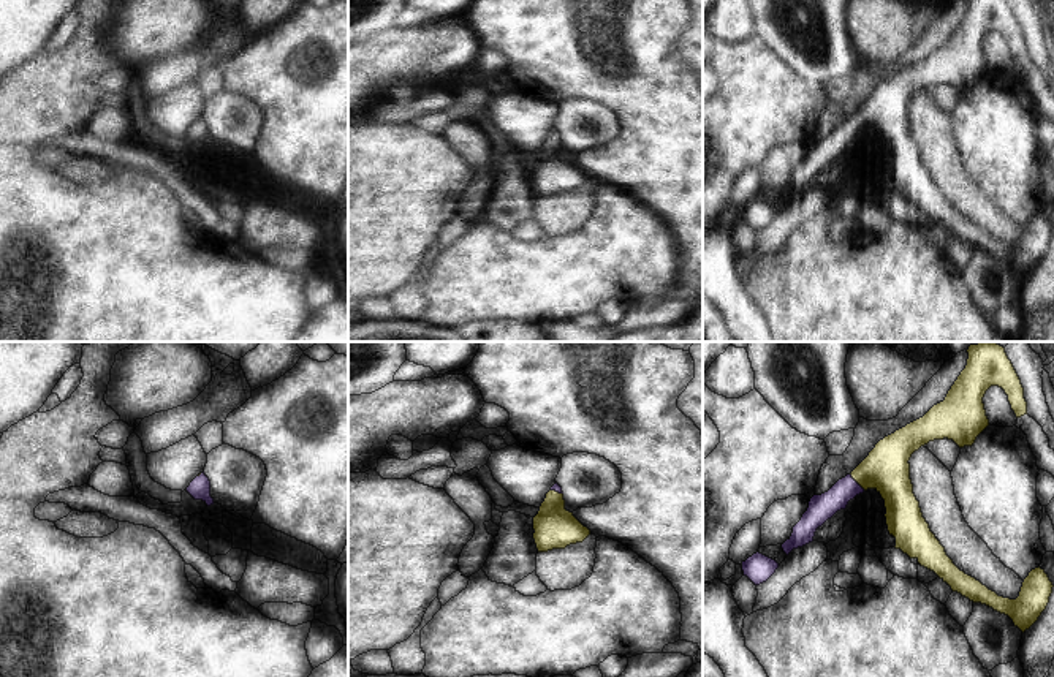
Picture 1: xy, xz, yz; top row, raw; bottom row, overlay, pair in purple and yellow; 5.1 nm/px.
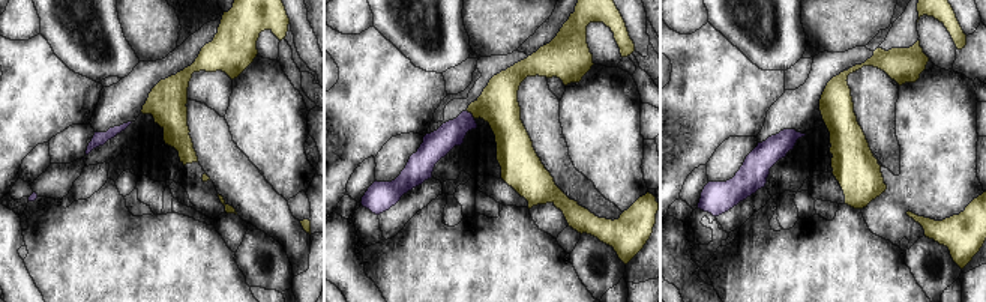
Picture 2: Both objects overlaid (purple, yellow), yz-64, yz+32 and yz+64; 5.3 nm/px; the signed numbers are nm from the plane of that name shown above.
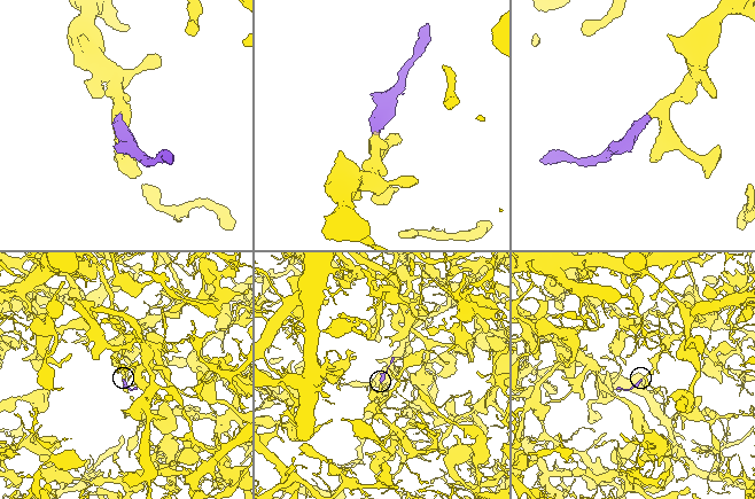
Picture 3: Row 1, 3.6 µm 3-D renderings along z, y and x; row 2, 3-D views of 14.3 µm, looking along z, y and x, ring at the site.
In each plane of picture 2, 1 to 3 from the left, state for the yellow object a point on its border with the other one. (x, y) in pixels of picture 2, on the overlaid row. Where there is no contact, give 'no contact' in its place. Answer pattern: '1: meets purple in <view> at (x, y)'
1: no contact
2: meets purple in yz+32 at (471, 114)
3: no contact

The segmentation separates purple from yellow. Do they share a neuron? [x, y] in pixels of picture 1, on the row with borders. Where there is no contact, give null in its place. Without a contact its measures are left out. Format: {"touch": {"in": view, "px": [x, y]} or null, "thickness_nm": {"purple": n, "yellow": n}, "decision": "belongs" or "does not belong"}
{"touch": {"in": "yz", "px": [855, 481]}, "thickness_nm": {"purple": 130, "yellow": 240}, "decision": "belongs"}

